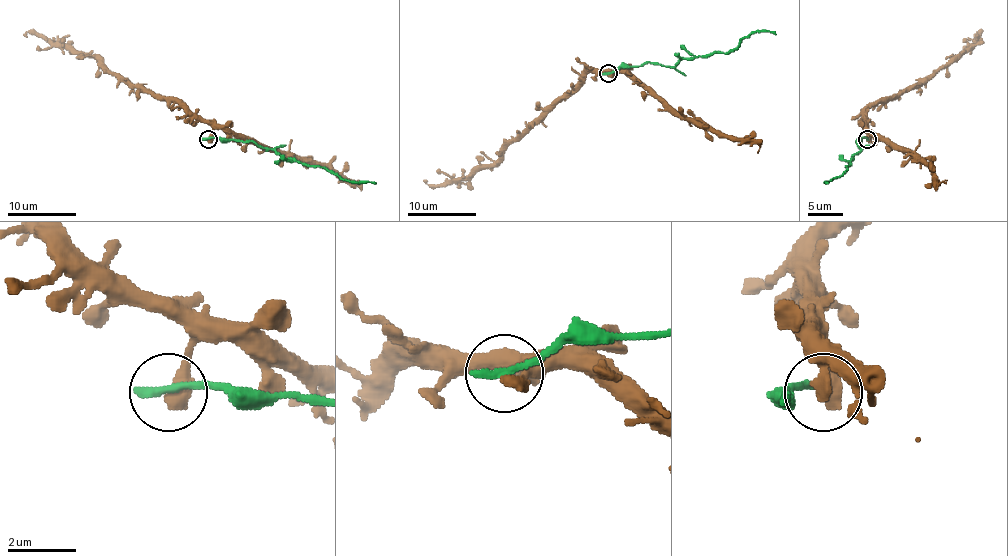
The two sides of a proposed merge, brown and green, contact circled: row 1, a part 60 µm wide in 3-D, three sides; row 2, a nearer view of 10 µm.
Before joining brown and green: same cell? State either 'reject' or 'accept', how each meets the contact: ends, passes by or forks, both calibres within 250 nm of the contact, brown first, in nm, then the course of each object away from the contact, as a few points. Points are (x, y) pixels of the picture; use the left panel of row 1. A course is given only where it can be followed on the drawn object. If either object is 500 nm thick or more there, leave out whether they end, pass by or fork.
reject; brown ends; green ends; calibres 480 and 320 nm; course brown (209, 139), (212, 127), (172, 100), (157, 100), (130, 88), (95, 57), (78, 55), (40, 36), (23, 34); course green (209, 139), (255, 141), (260, 146), (274, 149), (282, 158), (294, 158), (332, 170), (344, 180), (375, 184)

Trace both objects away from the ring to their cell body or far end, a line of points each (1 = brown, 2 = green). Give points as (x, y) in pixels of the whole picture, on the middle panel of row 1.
1: (609, 74), (612, 72), (586, 74), (530, 124), (495, 161), (478, 165), (468, 175), (440, 186), (423, 180)
2: (609, 74), (621, 67), (655, 62), (674, 67), (682, 58), (732, 52), (753, 33), (775, 34)

